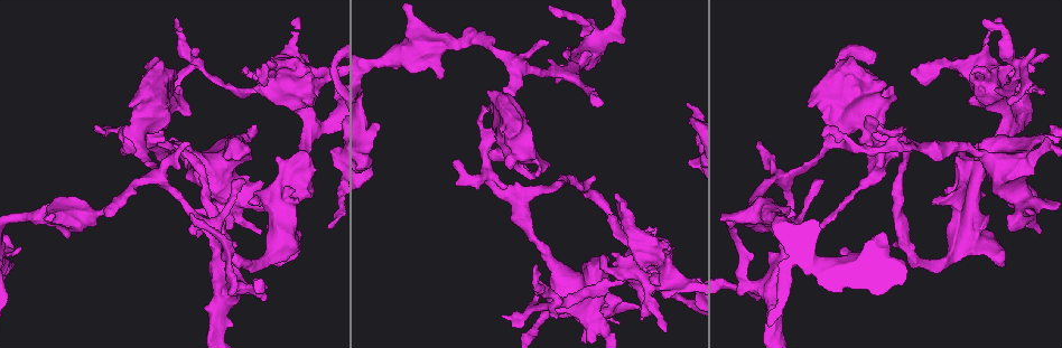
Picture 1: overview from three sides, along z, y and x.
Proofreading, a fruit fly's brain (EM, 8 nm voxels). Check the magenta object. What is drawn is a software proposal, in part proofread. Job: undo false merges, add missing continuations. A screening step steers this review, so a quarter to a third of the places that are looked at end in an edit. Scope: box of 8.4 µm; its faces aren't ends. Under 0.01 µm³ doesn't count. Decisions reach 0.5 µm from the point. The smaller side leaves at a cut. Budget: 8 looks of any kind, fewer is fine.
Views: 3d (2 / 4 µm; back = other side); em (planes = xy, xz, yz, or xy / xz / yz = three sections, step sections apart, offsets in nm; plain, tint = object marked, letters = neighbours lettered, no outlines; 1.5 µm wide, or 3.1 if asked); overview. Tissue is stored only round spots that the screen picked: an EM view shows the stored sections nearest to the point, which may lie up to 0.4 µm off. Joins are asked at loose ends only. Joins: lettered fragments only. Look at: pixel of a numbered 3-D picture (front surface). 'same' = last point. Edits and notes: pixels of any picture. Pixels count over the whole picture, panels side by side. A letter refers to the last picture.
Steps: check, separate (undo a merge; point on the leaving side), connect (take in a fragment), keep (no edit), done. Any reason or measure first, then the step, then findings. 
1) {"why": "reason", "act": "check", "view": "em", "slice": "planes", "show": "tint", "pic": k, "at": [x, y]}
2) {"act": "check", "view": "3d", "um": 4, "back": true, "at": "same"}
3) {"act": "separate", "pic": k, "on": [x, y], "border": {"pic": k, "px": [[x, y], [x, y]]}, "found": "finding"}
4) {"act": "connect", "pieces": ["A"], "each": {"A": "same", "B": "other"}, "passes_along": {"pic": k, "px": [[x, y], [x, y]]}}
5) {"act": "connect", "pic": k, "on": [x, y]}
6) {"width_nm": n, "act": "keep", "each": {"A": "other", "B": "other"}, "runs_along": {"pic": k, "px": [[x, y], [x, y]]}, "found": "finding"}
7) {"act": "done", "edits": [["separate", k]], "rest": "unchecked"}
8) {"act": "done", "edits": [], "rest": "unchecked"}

{"why": "free end", "act": "check", "view": "em", "slice": "yz", "step": 4, "show": "letters", "pic": 1, "at": [1046, 53]}

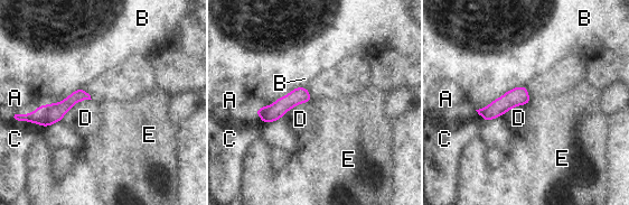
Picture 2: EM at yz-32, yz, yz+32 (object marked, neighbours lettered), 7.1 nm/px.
{"why": "cut it another way", "act": "check", "view": "em", "slice": "planes", "show": "letters", "at": "same"}

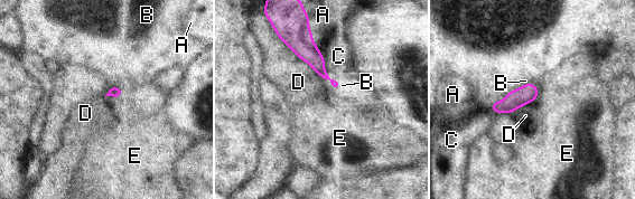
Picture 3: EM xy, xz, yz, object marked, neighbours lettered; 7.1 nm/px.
{"longest_contact_nm": ["D", 550], "act": "keep", "each": {"A": "other", "B": "other", "C": "other", "D": "other", "E": "other"}, "border": {"pic": 3, "px": [[115, 85], [122, 91]]}, "found": "none of them fits"}

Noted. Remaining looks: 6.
{"why": "three-way junction", "act": "check", "view": "3d", "um": 4, "pic": 1, "at": [1006, 127]}

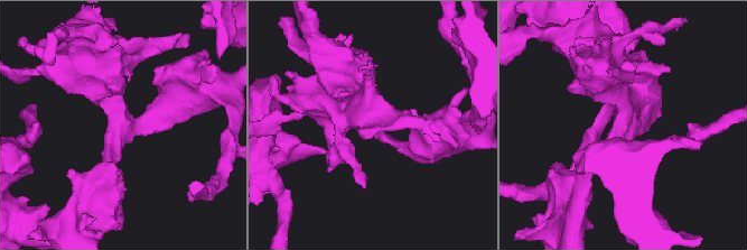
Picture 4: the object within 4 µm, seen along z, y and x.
{"arms": 3, "arm_widths_nm": [220, 220, 260], "act": "check", "view": "em", "slice": "planes", "show": "plain", "pic": 4, "at": [118, 125]}

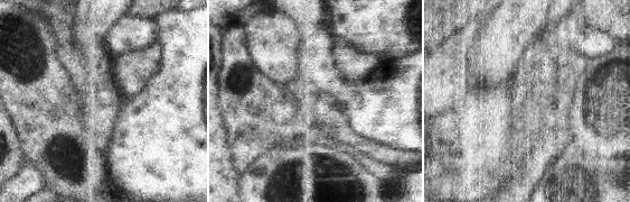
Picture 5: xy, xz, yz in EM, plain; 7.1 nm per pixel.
{"act": "check", "view": "em", "slice": "planes", "show": "letters", "at": "same"}

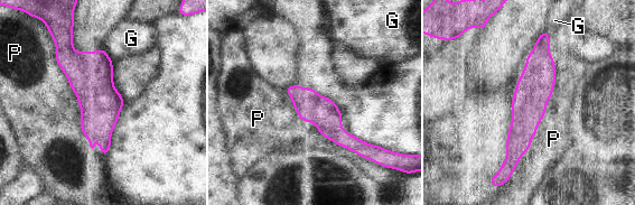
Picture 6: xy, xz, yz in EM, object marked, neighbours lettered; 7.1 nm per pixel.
{"longest_contact_nm": ["P", 1100], "act": "keep", "each": {"G": "other", "P": "other"}, "found": "continuous, no second cell"}

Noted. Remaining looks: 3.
{"why": "three-way junction", "act": "check", "view": "3d", "um": 4, "pic": 1, "at": [207, 223]}

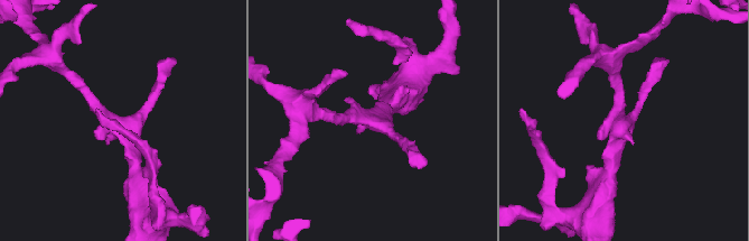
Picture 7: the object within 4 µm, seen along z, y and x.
{"arms": 3, "act": "check", "view": "em", "slice": "xz", "step": 4, "show": "tint", "pic": 7, "at": [365, 118]}

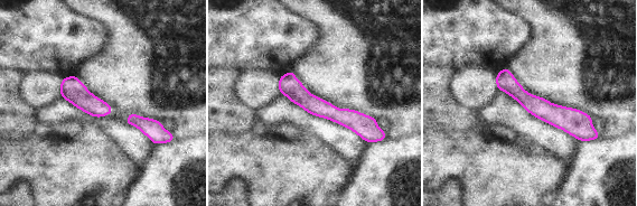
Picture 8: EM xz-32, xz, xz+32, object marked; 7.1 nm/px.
{"act": "check", "view": "em", "slice": "planes", "show": "letters", "at": "same"}

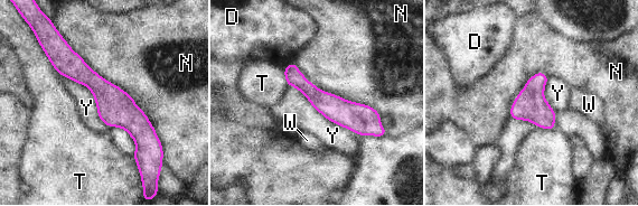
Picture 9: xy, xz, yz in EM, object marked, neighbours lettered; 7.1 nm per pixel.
{"width_nm": 190, "act": "keep", "each": {"D": "other", "N": "other", "T": "other", "W": "other", "Y": "other"}, "found": "all the same cell"}

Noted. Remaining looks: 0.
{"act": "done", "edits": [], "rest": "unchecked"}

